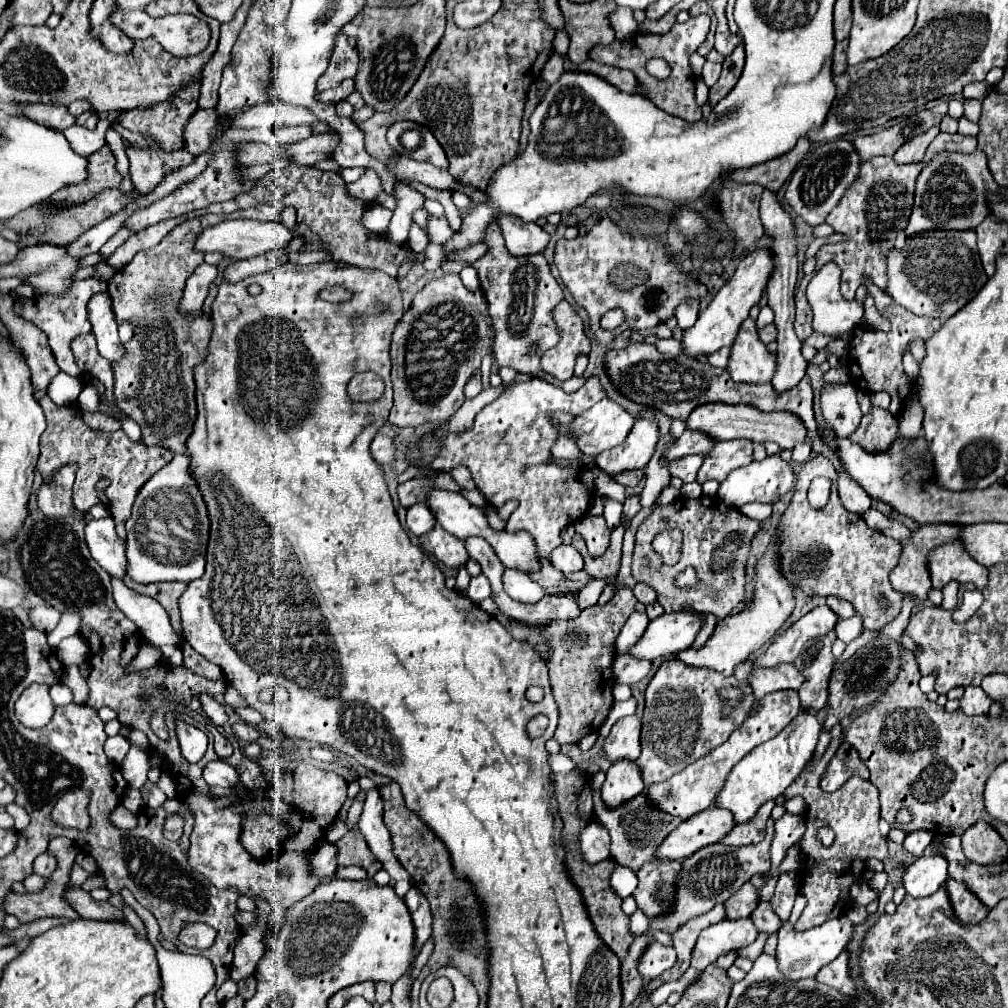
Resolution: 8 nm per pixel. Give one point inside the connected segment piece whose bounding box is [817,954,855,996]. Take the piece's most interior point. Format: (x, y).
(837, 977)

